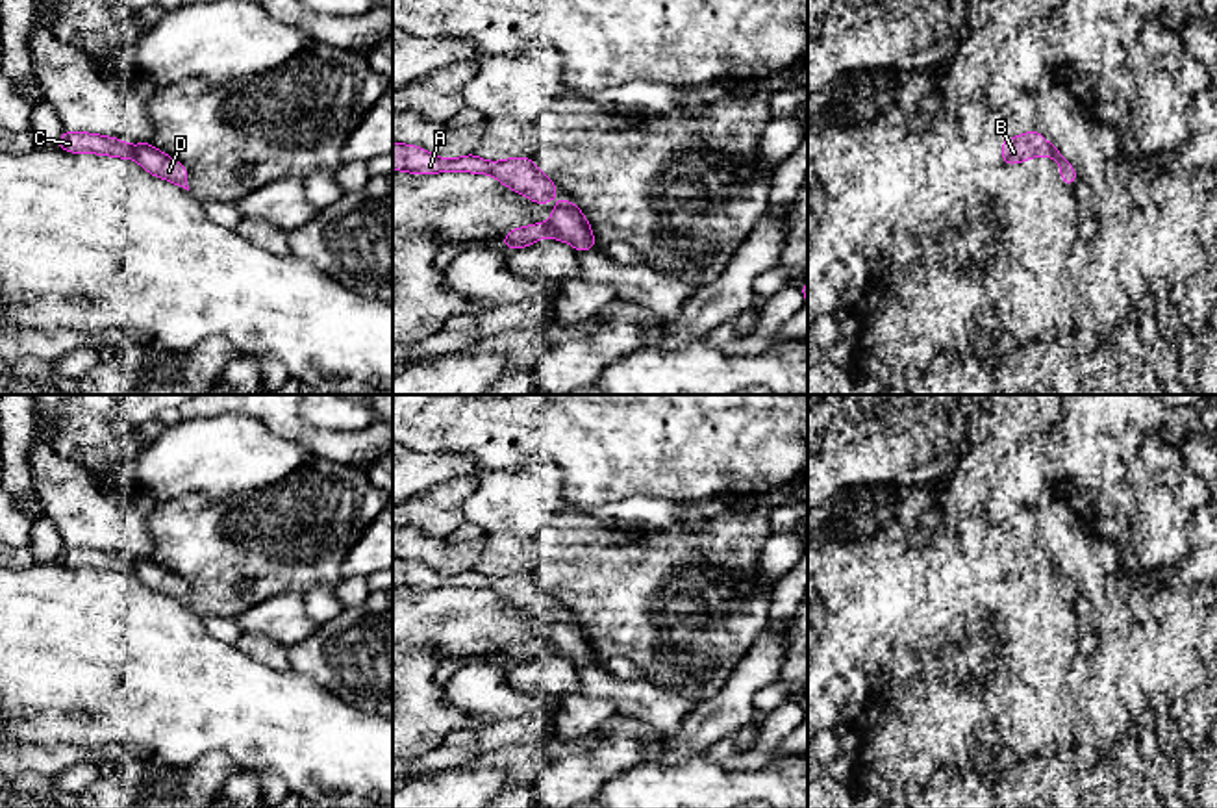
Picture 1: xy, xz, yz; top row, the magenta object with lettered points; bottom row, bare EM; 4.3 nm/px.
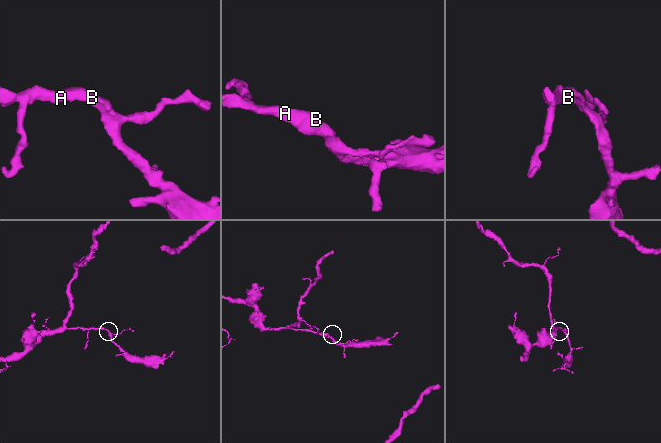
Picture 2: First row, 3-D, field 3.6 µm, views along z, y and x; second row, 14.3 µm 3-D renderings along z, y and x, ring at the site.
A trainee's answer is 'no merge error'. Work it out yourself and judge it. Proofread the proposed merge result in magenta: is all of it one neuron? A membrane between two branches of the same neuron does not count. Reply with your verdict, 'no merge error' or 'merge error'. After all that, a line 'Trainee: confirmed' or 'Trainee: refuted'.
no merge error
Trainee: confirmed

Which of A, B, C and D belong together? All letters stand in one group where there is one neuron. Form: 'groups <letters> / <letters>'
groups A B C D

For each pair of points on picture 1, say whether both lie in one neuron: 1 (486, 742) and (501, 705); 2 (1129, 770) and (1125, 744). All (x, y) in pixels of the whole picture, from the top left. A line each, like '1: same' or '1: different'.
1: different
2: same

